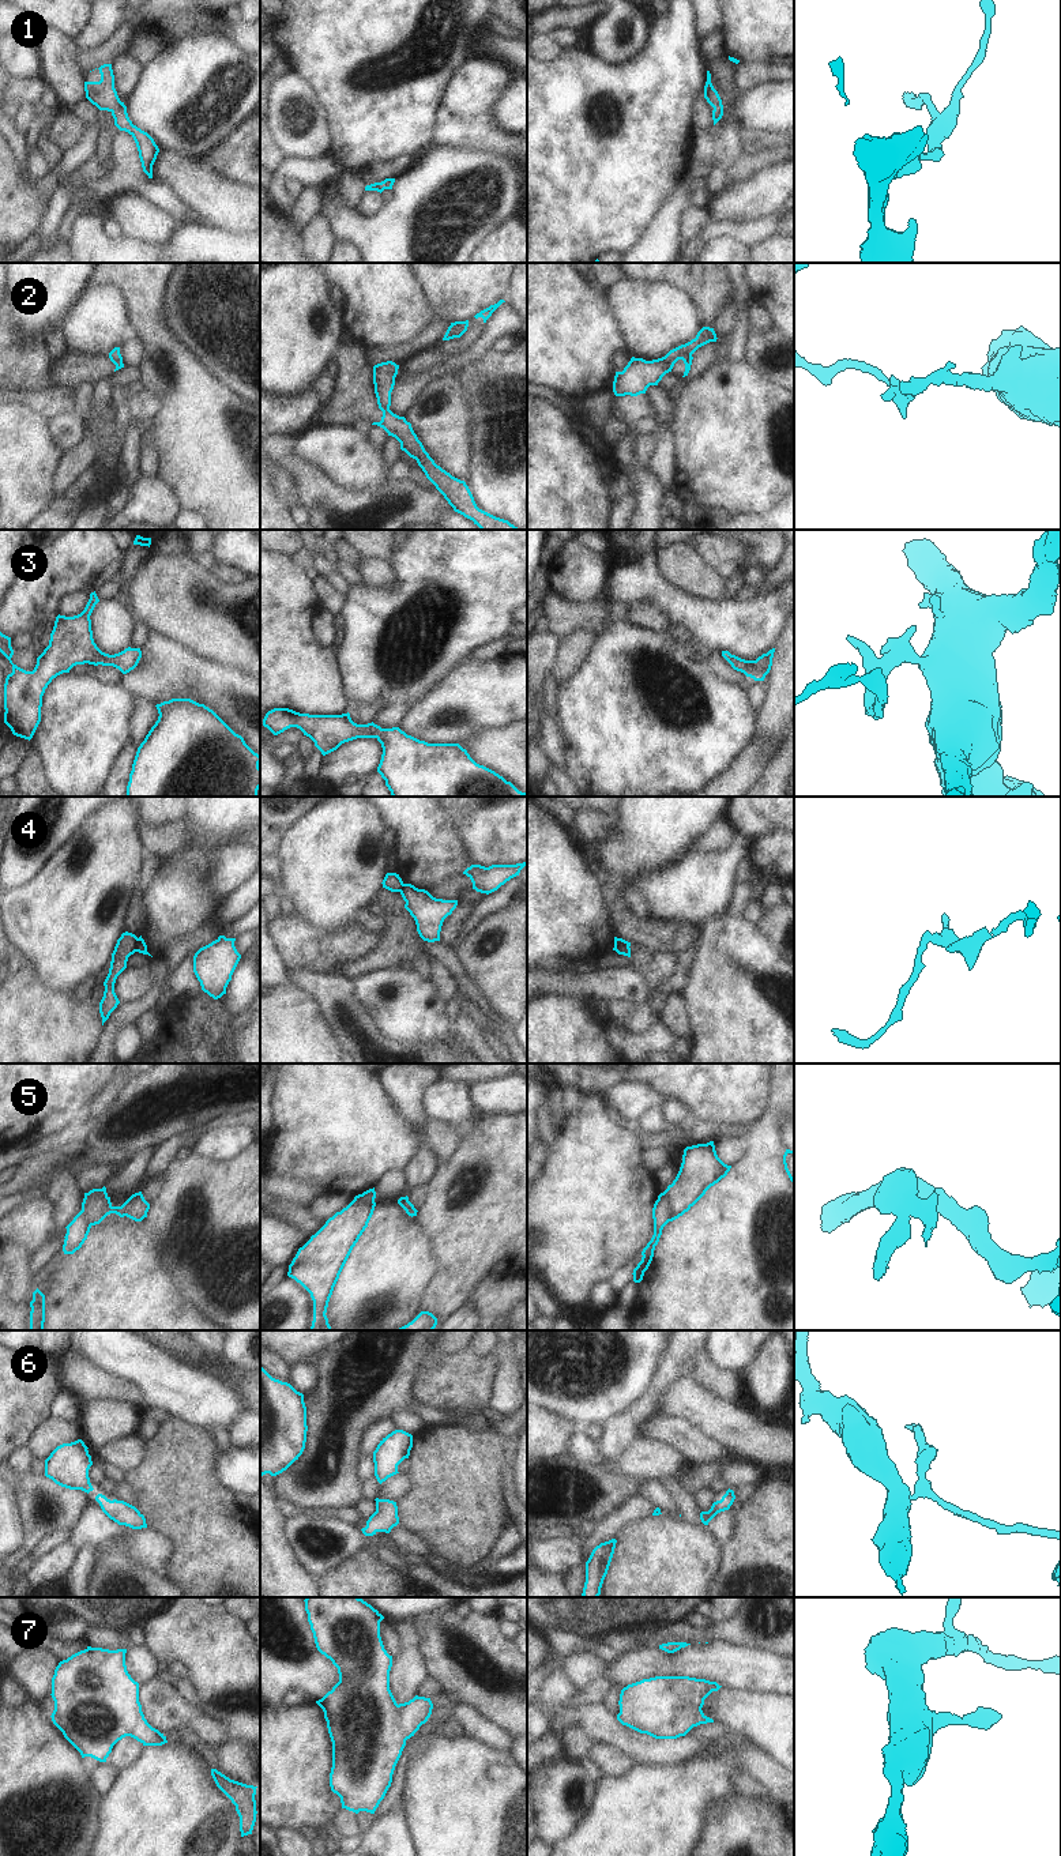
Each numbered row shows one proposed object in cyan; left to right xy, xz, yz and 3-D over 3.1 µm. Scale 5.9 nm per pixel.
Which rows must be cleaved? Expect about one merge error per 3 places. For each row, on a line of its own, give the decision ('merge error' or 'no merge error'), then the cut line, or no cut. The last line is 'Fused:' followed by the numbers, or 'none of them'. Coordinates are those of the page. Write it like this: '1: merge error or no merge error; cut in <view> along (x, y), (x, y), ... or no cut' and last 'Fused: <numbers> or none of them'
1: no merge error; no cut
2: merge error; cut in yz along (691, 354), (683, 354), (678, 358)
3: no merge error; no cut
4: merge error; cut in xy along (138, 938), (134, 951)
5: merge error; cut in yz along (662, 1193), (668, 1200), (669, 1220)
6: no merge error; no cut
7: no merge error; no cut
Fused: 2, 4, 5

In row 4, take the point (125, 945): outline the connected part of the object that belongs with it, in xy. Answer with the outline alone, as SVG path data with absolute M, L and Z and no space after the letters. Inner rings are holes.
M128 931L123 933L121 937L117 940L114 950L112 953L109 974L104 982L105 986L104 997L99 1002L102 1025L109 1019L110 1013L120 1004L114 993L114 983L117 976L127 968L128 957L135 953L136 941L138 937Z

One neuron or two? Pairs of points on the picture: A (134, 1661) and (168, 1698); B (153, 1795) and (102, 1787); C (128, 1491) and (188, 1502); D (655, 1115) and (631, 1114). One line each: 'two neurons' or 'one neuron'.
A: two neurons
B: two neurons
C: two neurons
D: two neurons

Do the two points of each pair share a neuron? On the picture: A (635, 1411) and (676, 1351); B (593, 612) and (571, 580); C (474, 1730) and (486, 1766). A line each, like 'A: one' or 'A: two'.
A: one
B: two
C: two

